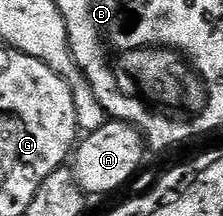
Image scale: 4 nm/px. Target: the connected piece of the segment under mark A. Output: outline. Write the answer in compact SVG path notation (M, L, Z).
M107 119L100 130L85 133L75 147L72 153L74 180L91 197L114 192L137 174L138 167L142 164L142 148L144 149L144 137L137 128L122 120Z

